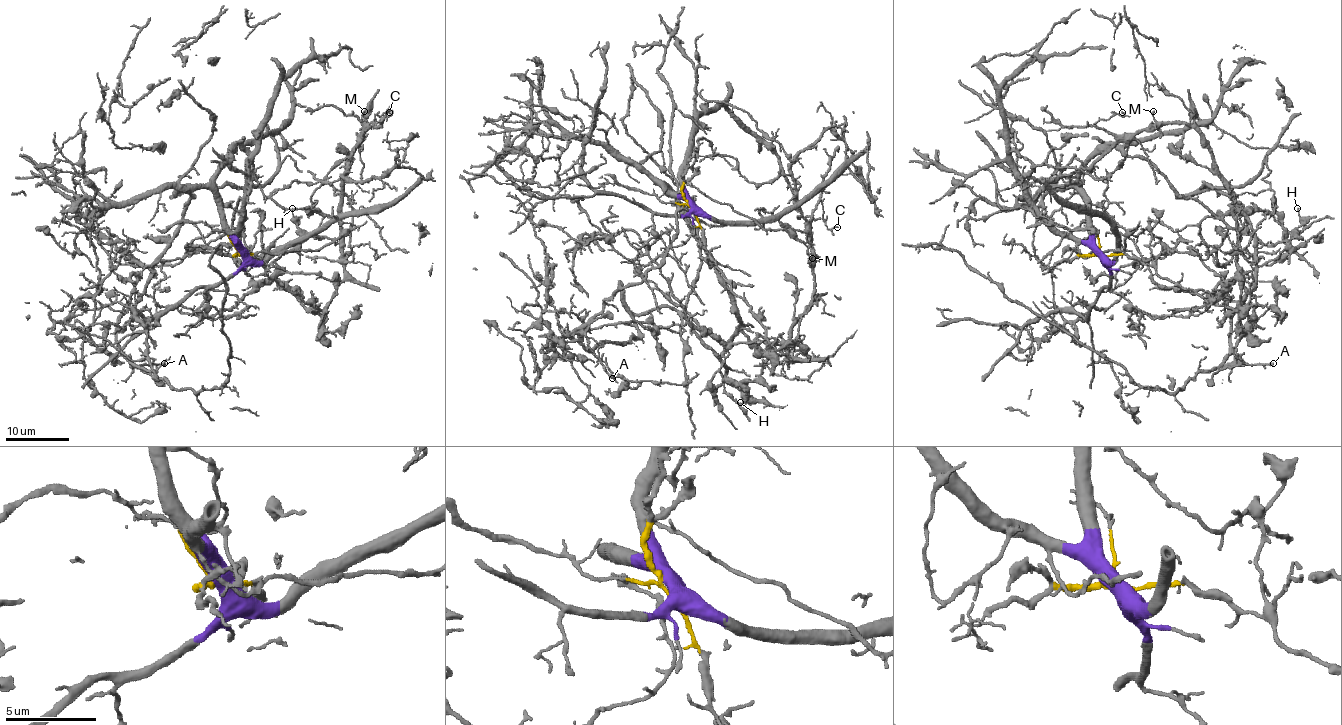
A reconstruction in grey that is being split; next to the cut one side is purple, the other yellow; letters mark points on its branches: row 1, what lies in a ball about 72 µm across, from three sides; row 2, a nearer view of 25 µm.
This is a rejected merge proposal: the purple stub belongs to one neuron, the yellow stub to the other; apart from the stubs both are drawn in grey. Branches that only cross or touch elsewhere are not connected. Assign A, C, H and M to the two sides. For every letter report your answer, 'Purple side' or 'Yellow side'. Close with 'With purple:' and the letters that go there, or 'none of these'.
A: Yellow side
C: Yellow side
H: Yellow side
M: Yellow side
With purple: none of these

